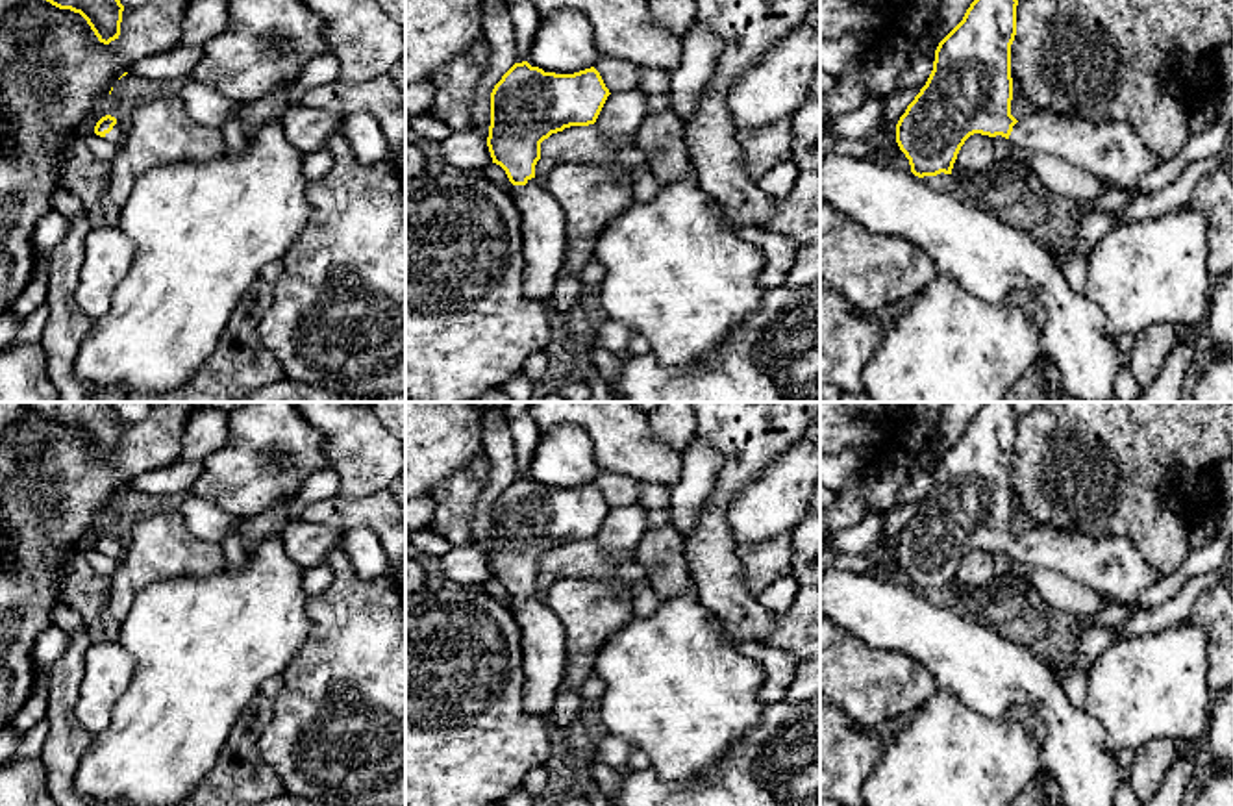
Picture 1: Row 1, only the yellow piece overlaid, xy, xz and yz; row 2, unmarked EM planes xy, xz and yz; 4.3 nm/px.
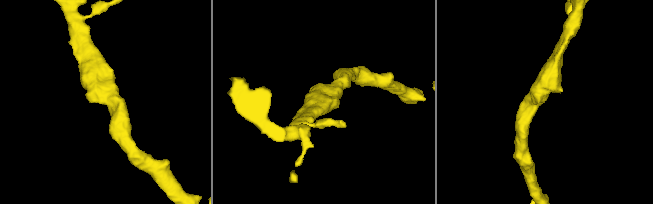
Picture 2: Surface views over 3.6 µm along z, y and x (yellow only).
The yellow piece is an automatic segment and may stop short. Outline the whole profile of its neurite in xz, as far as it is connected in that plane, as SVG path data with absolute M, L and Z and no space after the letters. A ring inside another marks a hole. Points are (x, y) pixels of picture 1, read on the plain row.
M528 476L515 478L491 508L487 561L515 600L513 615L522 630L524 710L548 717L567 667L561 624L535 593L541 558L570 541L594 539L607 511L600 487L544 487Z

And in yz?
M985 402L983 408L970 419L963 435L939 458L935 465L933 485L907 521L896 539L896 558L911 580L911 587L918 593L952 589L953 578L965 556L974 550L1002 550L1024 563L1046 565L1068 578L1085 584L1102 593L1109 602L1126 604L1135 600L1142 591L1157 584L1163 574L1146 561L1137 547L1124 537L1090 537L1079 532L1037 528L1029 535L1016 535L1011 530L1013 493L1011 493L1011 460L1016 450L1016 421L1013 402Z

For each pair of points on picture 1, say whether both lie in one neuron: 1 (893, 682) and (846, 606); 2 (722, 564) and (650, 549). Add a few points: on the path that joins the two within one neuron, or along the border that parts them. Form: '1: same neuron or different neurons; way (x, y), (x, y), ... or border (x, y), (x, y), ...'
1: different neurons; border (839, 627), (872, 647), (900, 651), (913, 658)
2: different neurons; border (684, 540), (685, 567), (693, 582)

